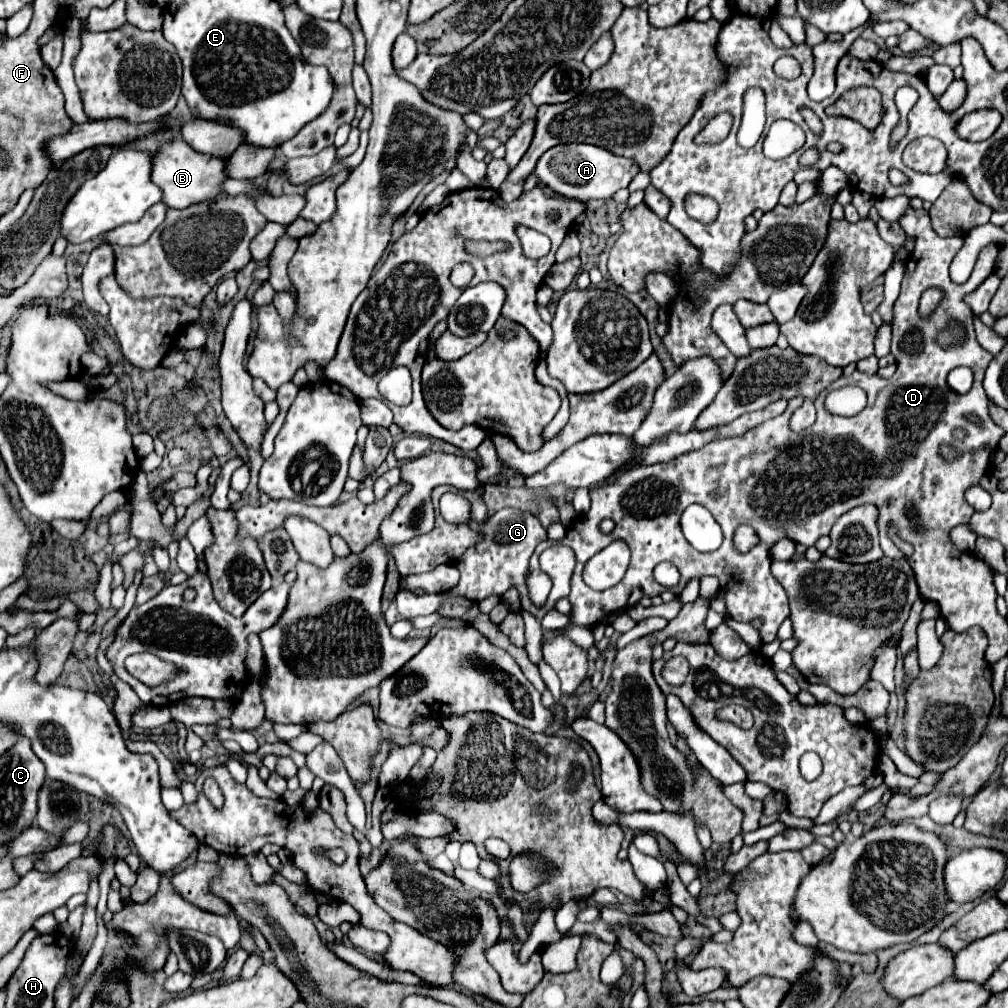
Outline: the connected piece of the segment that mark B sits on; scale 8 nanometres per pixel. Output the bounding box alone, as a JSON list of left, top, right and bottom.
[152,139,228,209]

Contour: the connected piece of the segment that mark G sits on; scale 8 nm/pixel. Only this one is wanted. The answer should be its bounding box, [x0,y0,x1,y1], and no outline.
[454,509,572,619]

